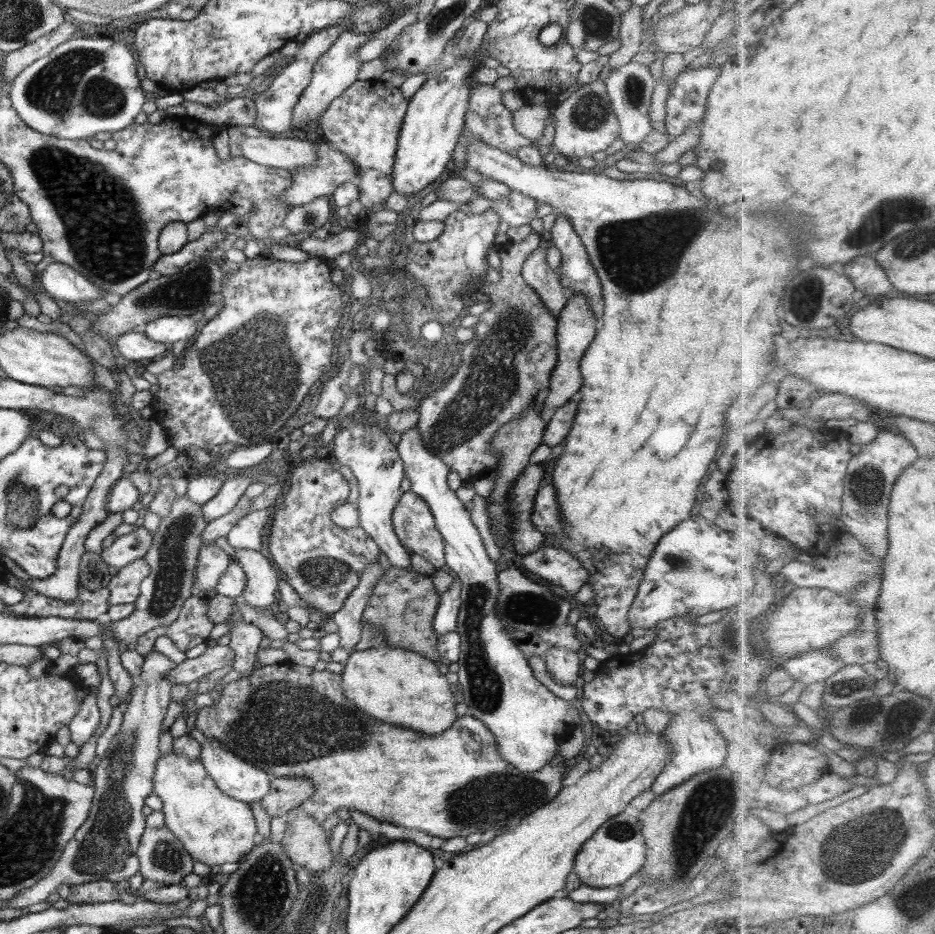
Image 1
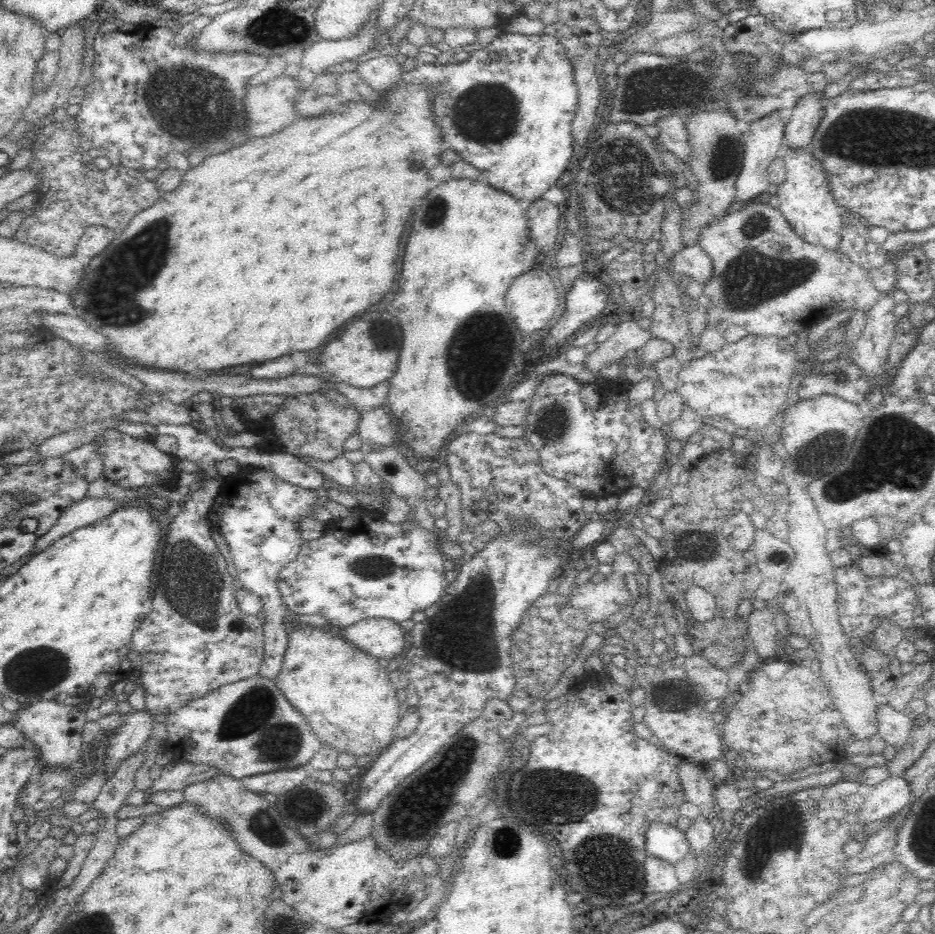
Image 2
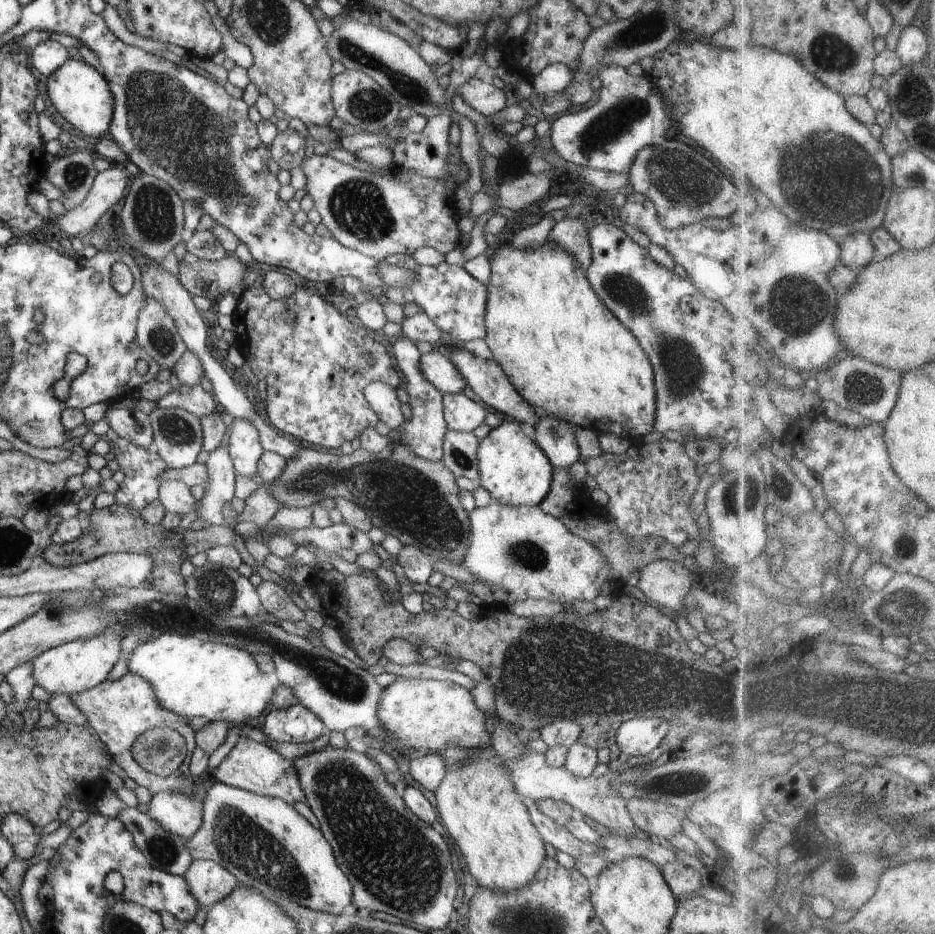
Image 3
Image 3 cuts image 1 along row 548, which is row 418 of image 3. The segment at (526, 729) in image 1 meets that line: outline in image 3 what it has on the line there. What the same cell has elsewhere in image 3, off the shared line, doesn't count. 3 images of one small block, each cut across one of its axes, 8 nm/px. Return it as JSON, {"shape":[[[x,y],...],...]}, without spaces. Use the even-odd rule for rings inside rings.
{"shape":[[[446,393],[443,395],[443,407],[447,427],[450,431],[472,433],[480,424],[484,424],[487,408],[472,395]]]}

